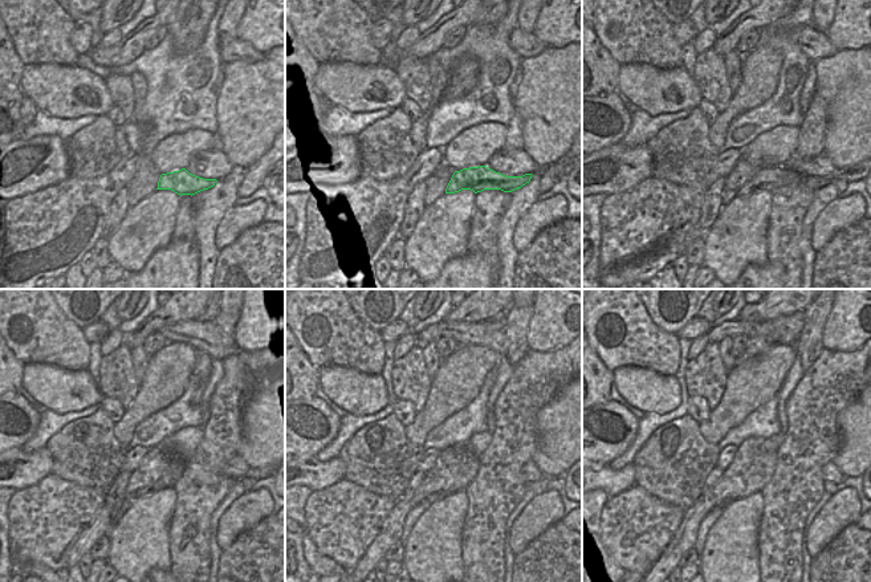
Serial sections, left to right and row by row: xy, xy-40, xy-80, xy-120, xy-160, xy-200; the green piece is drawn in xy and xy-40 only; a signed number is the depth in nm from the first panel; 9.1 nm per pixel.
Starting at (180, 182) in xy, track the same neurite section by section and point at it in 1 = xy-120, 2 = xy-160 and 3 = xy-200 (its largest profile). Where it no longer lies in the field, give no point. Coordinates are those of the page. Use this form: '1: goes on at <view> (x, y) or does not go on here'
1: goes on at xy-120 (174, 473)
2: goes on at xy-160 (436, 496)
3: goes on at xy-200 (724, 503)

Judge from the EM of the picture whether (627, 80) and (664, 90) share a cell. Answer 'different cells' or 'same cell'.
same cell

